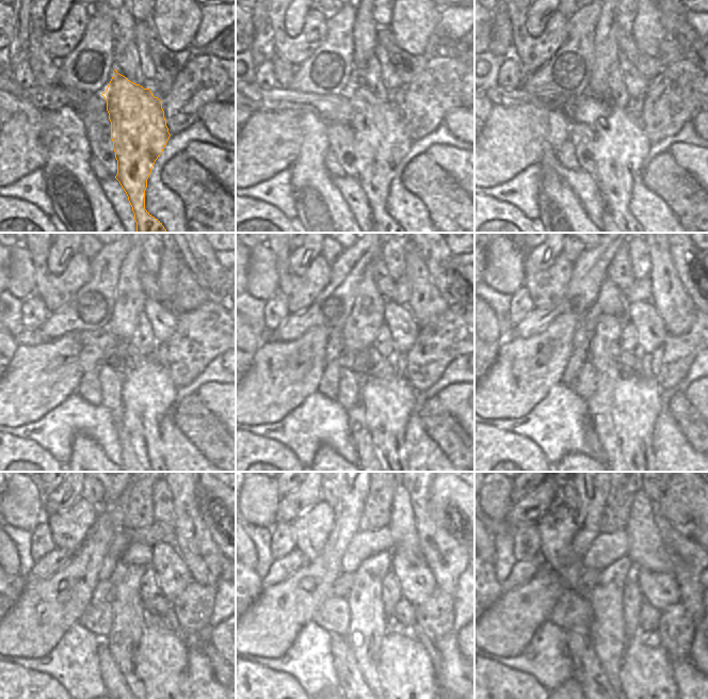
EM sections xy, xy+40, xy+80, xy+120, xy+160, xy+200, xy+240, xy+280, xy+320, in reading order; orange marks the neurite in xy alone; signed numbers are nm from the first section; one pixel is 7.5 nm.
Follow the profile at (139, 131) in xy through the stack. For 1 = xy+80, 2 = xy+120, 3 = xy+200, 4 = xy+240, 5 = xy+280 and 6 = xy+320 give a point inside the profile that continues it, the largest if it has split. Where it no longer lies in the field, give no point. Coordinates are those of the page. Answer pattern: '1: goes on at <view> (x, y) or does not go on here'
1: goes on at xy+80 (622, 144)
2: goes on at xy+120 (147, 392)
3: goes on at xy+200 (637, 407)
4: goes on at xy+240 (161, 656)
5: goes on at xy+280 (406, 673)
6: goes on at xy+320 (646, 676)

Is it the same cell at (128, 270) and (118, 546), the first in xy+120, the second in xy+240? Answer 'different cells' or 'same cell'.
different cells

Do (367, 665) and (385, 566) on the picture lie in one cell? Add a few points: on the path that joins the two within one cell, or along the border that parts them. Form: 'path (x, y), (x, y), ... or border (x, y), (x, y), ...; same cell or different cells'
path (367, 640), (367, 590); same cell

